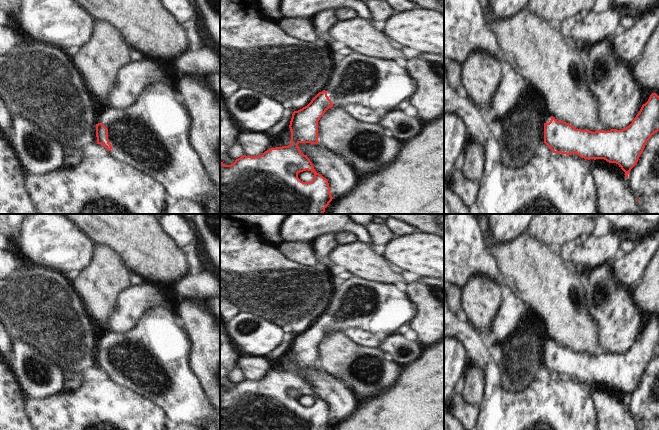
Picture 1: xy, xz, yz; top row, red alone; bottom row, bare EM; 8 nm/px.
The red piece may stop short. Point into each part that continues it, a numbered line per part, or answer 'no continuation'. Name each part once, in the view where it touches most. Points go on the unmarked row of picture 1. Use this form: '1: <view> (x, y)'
1: xy (151, 359)

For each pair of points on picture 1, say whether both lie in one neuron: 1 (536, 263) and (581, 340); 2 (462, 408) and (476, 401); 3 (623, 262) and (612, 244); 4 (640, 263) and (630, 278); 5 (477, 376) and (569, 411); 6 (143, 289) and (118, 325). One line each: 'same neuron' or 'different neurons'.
1: same neuron
2: different neurons
3: different neurons
4: same neuron
5: different neurons
6: same neuron

